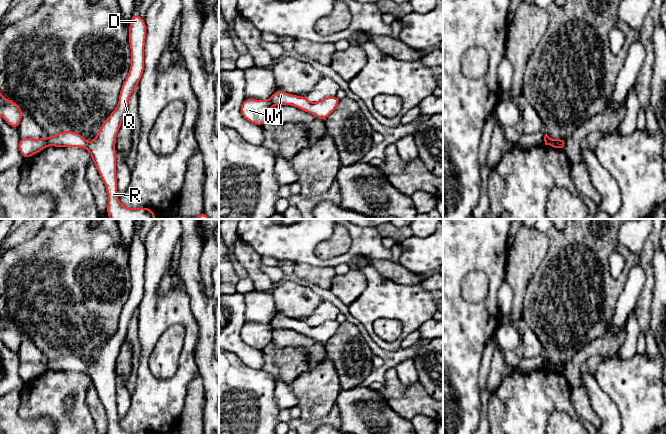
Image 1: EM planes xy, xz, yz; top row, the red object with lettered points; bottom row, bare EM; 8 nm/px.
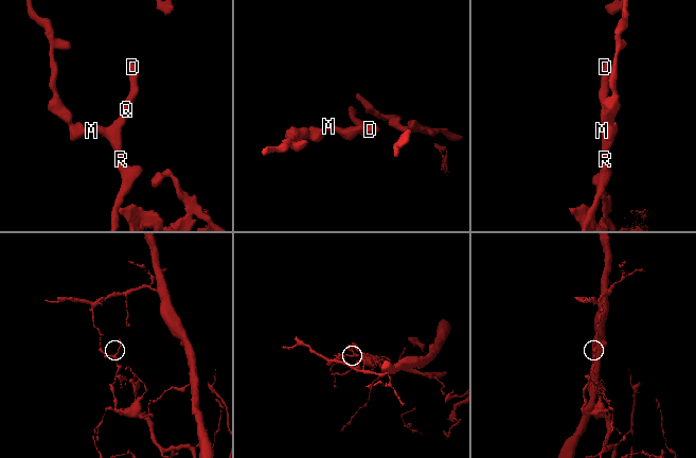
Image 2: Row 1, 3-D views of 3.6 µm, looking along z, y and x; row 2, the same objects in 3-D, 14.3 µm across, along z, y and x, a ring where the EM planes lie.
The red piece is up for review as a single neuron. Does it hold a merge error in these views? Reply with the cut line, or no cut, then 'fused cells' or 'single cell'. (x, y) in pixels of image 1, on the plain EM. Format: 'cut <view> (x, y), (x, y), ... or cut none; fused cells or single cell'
cut xy (45, 361), (48, 368); fused cells

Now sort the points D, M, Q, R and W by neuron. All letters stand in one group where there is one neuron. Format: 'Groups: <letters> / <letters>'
Groups: D M Q R / W

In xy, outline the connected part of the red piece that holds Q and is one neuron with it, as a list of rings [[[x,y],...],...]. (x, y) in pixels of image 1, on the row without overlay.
[[[133,237],[129,250],[129,268],[131,271],[131,293],[122,309],[117,332],[104,345],[92,367],[88,367],[82,358],[73,355],[59,356],[46,361],[48,369],[59,371],[80,371],[92,379],[92,386],[104,405],[108,418],[107,434],[151,434],[146,431],[131,433],[124,431],[117,422],[116,374],[115,365],[120,349],[126,340],[129,322],[138,310],[144,294],[144,269],[146,248],[144,243]]]

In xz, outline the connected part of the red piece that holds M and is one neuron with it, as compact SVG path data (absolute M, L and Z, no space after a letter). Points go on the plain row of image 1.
M276 314L269 324L276 329L293 329L322 344L325 344L340 326L340 323L336 320L330 320L316 327L312 327L304 320L288 318L281 314Z

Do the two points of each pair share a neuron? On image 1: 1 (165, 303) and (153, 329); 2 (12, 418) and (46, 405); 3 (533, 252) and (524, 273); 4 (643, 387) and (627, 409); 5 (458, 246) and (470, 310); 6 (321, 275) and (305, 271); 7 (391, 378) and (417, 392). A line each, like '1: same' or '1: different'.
1: same
2: different
3: same
4: same
5: same
6: same
7: same

